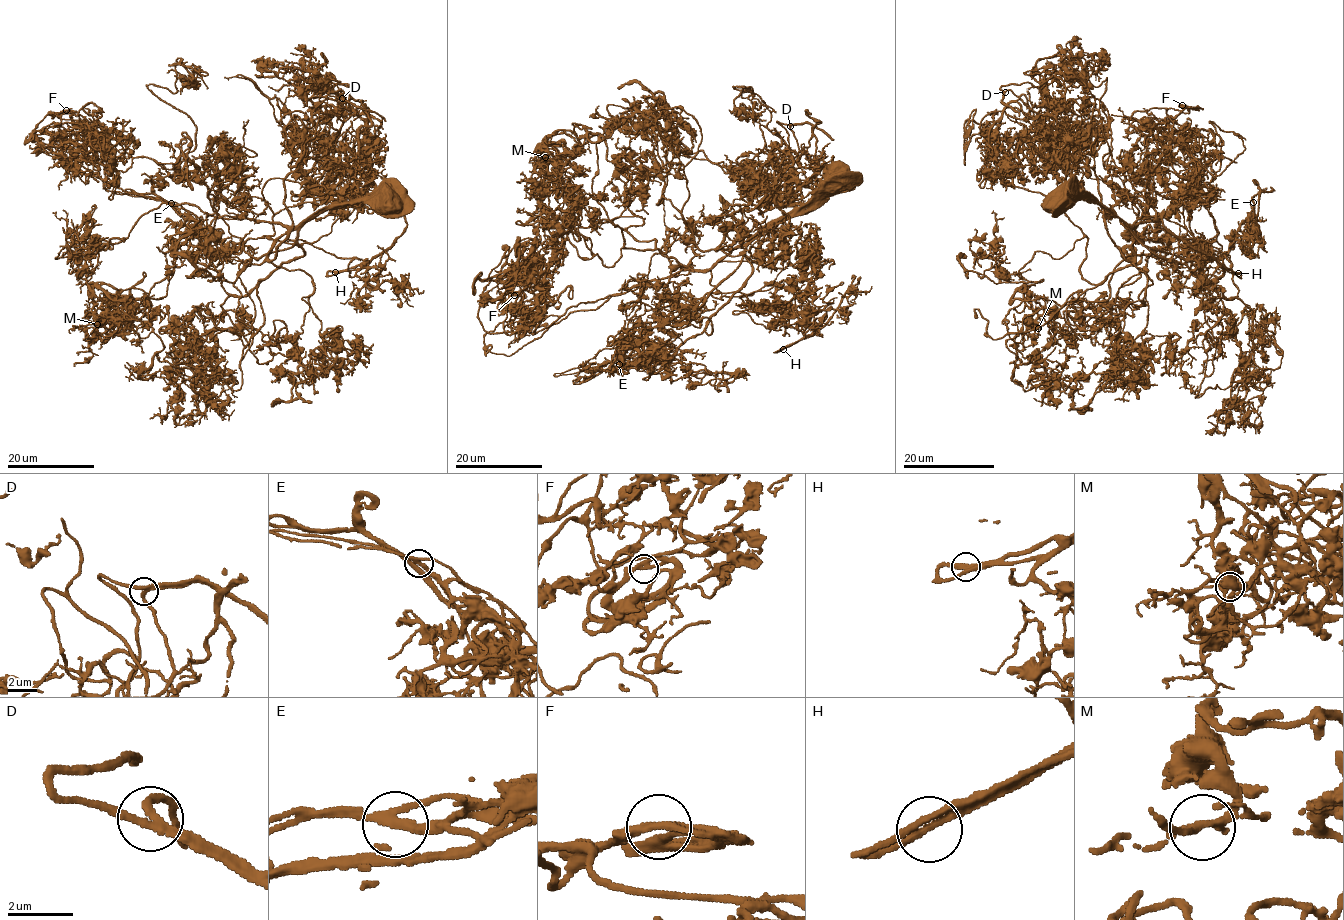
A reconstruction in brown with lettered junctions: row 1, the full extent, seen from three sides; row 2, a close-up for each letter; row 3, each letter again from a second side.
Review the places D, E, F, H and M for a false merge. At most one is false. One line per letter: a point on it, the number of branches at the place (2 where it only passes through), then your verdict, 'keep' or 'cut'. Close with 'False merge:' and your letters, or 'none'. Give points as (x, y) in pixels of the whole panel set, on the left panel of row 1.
D: at (342, 98); 3 branches meet; keep
E: at (171, 203); 3 branches meet; keep
F: at (66, 110); 3 branches meet; keep
H: at (335, 272); 3 branches meet; keep
M: at (97, 324); 3 branches meet; keep
False merge: none

